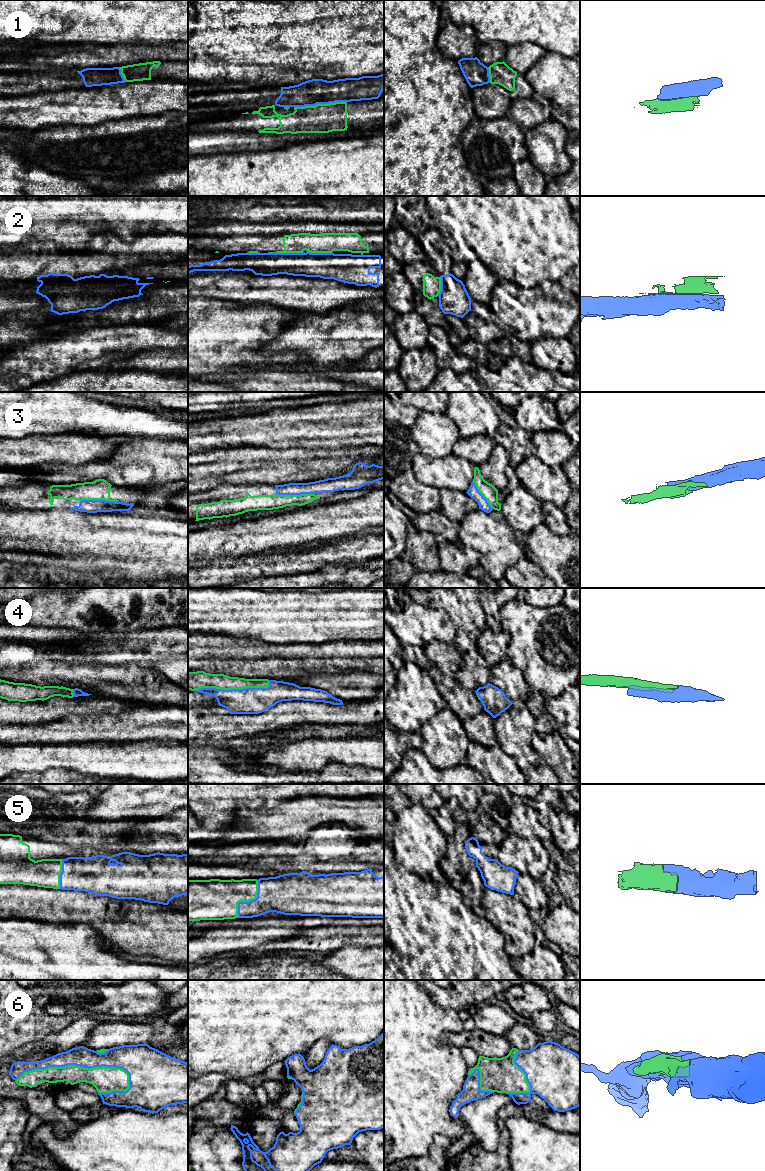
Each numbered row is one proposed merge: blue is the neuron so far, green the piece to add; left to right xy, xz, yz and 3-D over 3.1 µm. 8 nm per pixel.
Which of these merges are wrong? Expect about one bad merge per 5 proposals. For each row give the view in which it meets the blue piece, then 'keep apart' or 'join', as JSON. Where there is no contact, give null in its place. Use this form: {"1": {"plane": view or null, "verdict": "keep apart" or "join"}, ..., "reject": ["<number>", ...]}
{"1": {"plane": "xz", "verdict": "keep apart"}, "2": {"plane": "xz", "verdict": "keep apart"}, "3": {"plane": "xy", "verdict": "join"}, "4": {"plane": "xz", "verdict": "join"}, "5": {"plane": "xz", "verdict": "join"}, "6": {"plane": "xy", "verdict": "join"}, "reject": ["1", "2"]}

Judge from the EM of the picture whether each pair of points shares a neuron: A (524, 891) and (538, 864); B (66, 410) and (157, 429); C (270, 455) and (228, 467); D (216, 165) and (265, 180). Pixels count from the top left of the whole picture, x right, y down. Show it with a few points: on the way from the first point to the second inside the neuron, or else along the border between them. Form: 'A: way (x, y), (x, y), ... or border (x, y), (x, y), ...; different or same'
A: border (519, 872), (527, 872), (535, 880); different
B: way (89, 416), (99, 419), (134, 422); same
C: way (260, 458), (253, 464), (238, 465); same
D: way (228, 177), (231, 180), (253, 180); same

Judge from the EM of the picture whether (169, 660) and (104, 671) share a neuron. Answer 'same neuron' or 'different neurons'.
different neurons

